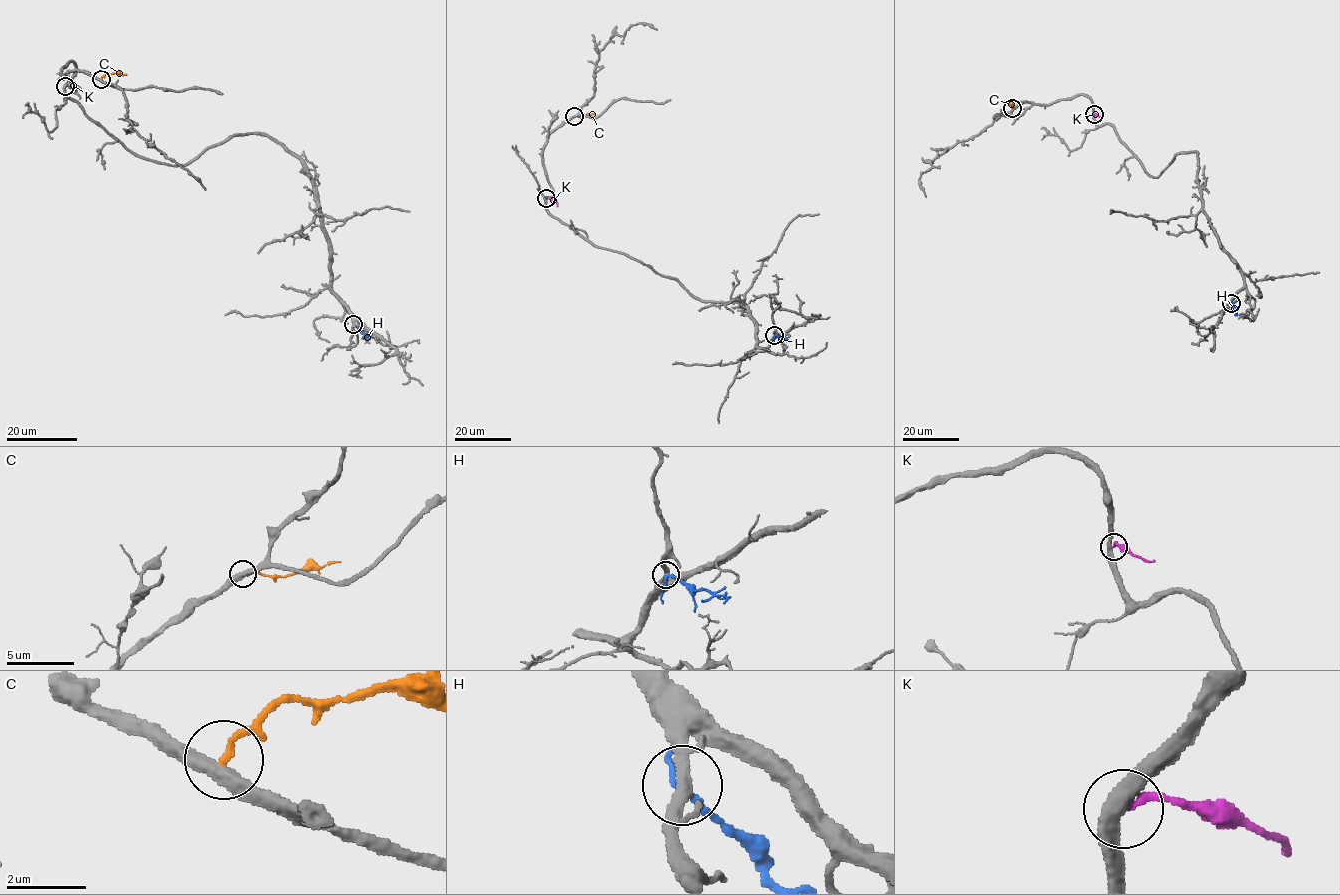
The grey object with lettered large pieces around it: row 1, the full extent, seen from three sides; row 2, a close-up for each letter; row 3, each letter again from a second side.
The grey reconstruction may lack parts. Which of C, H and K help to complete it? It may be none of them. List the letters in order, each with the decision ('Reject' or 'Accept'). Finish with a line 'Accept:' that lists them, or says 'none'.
C: Reject
H: Reject
K: Reject
Accept: none

